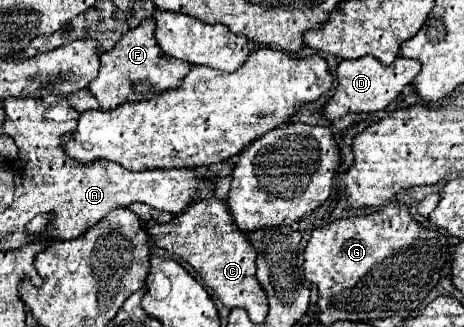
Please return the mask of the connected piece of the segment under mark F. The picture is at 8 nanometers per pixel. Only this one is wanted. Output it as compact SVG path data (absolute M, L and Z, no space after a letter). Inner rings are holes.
M145 19L141 23L143 25L129 29L111 51L101 55L99 75L97 75L97 79L93 79L89 83L89 91L99 101L101 109L113 109L113 107L121 105L123 101L143 101L165 89L173 89L175 85L181 83L181 77L185 77L191 69L191 65L185 61L179 61L179 59L173 61L173 59L165 57L165 53L161 51L161 47L155 41L155 35L153 35L155 23L151 19ZM139 83L147 83L149 89L137 91Z

